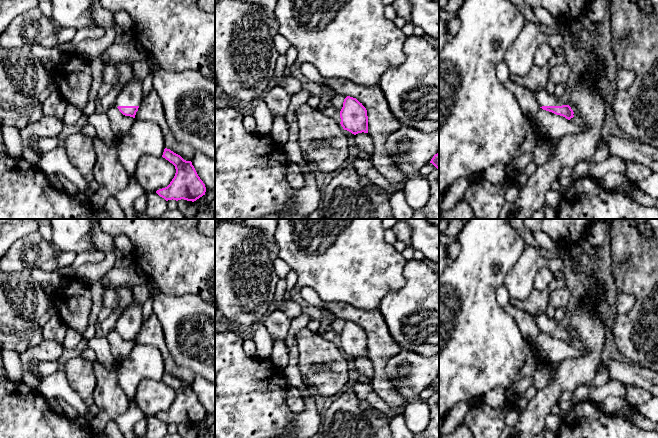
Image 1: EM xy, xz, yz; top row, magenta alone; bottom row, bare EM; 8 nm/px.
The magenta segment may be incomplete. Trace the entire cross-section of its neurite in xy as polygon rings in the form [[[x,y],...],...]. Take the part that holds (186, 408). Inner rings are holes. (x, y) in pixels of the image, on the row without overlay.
[[[135,343],[124,360],[117,362],[118,384],[129,402],[134,401],[139,383],[144,379],[163,381],[175,390],[176,397],[170,408],[156,417],[168,424],[196,425],[205,419],[206,411],[198,400],[191,385],[165,371],[161,351],[146,344]]]

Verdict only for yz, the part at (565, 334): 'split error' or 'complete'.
split error

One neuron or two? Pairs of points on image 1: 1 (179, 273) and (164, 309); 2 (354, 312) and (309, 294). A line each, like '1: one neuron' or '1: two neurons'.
1: two neurons
2: two neurons

